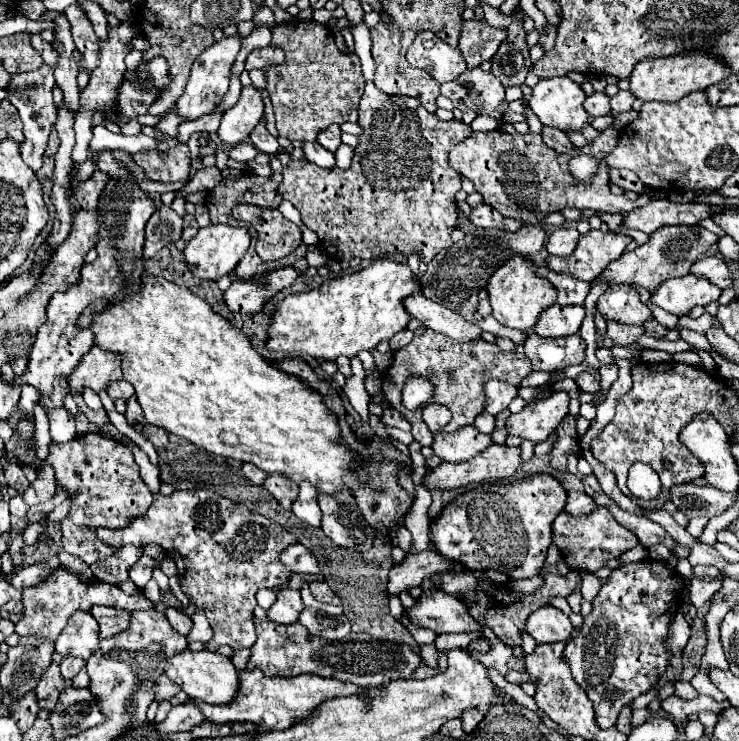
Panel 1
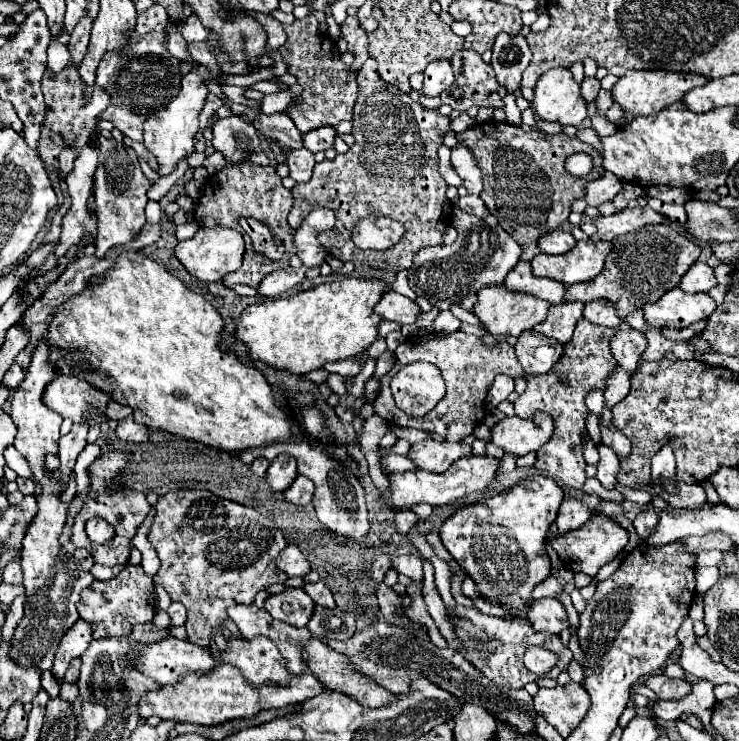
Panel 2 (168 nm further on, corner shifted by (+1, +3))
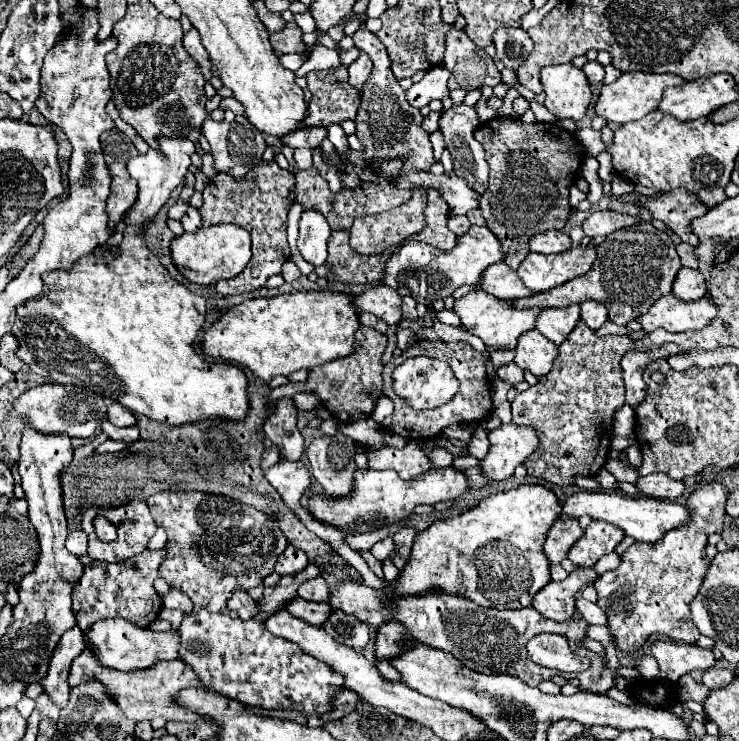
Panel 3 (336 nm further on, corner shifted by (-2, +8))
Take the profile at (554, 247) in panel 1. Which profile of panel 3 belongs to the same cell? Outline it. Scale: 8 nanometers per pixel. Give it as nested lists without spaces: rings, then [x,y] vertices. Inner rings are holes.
[[[548,230],[548,232],[536,234],[530,240],[530,250],[540,254],[560,254],[560,252],[566,252],[570,246],[572,246],[572,240],[562,230]]]

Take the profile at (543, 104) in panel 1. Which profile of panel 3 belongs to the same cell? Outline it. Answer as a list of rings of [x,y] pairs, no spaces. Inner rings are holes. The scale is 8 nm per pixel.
[[[570,62],[546,66],[540,72],[540,80],[546,92],[544,106],[556,118],[584,118],[590,104],[590,84],[580,68]]]

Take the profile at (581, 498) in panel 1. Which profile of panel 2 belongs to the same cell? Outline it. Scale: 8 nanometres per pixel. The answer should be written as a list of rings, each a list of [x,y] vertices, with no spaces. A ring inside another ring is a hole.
[[[565,499],[561,503],[561,509],[559,509],[559,515],[557,515],[555,523],[549,529],[547,541],[551,541],[555,535],[561,535],[561,533],[579,529],[581,525],[585,525],[589,521],[589,517],[591,517],[591,511],[589,511],[589,507],[585,507],[583,501]]]

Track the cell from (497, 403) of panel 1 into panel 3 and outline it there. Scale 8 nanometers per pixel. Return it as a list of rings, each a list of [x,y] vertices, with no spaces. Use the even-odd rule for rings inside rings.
[[[508,362],[508,364],[504,364],[504,366],[498,368],[498,378],[514,386],[514,384],[518,384],[518,382],[524,380],[524,370],[520,366],[516,366],[514,362]]]

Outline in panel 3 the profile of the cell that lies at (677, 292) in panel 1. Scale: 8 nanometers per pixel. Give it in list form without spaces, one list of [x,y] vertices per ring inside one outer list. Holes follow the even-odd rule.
[[[666,294],[656,300],[646,314],[638,318],[644,332],[654,332],[656,328],[664,328],[668,332],[686,332],[704,328],[716,316],[714,304],[710,298],[704,296],[702,300],[684,302],[678,300],[674,294]]]

